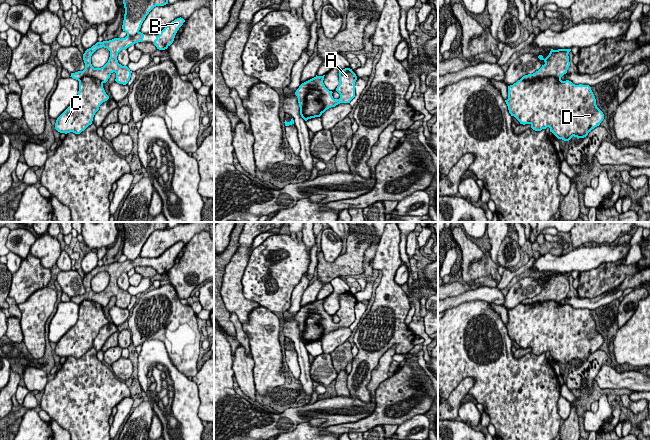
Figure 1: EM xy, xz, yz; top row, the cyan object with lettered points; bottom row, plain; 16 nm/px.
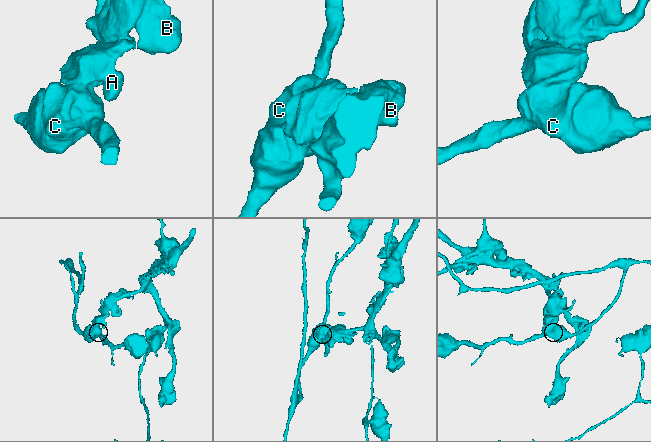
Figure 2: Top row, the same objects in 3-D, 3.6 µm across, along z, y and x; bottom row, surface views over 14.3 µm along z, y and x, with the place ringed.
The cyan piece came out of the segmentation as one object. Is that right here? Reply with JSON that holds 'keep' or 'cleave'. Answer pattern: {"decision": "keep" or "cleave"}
{"decision": "cleave"}

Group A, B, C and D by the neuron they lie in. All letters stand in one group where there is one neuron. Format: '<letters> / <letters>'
A B / C D

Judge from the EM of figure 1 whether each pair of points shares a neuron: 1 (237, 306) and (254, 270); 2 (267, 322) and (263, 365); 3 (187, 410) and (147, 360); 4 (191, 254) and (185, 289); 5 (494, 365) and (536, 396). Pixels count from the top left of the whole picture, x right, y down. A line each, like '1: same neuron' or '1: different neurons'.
1: different neurons
2: same neuron
3: same neuron
4: same neuron
5: same neuron

